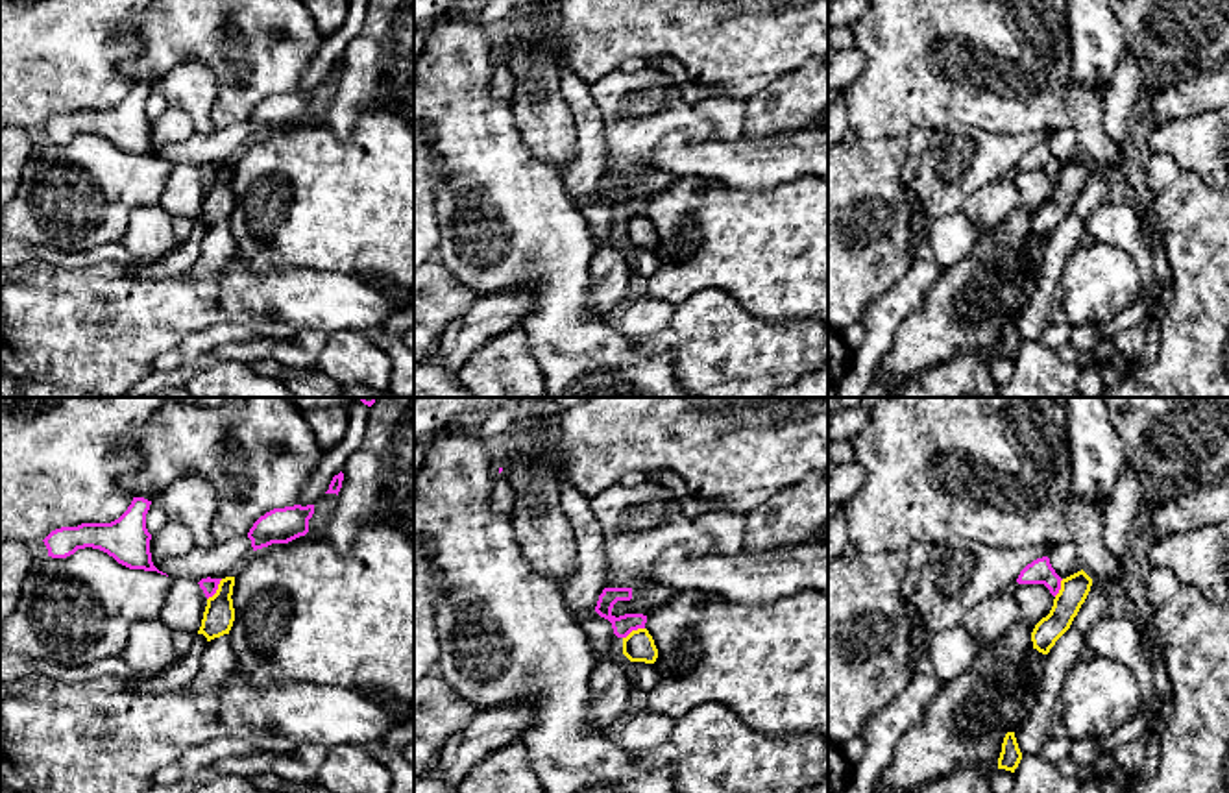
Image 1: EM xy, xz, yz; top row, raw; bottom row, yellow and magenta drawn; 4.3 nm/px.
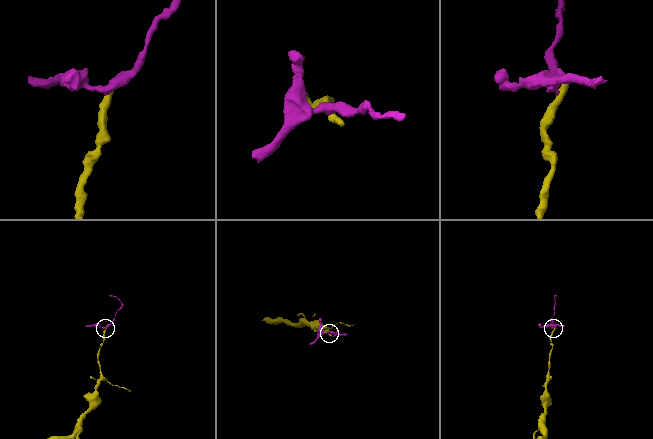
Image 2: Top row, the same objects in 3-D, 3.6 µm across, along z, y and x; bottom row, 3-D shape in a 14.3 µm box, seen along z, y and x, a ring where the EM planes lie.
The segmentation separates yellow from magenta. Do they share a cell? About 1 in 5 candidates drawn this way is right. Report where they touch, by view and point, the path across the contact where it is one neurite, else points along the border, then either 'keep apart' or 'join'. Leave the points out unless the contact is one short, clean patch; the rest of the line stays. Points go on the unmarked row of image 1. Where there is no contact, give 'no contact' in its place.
xy (217, 176) | along xy (222, 165), (207, 185) | keep apart

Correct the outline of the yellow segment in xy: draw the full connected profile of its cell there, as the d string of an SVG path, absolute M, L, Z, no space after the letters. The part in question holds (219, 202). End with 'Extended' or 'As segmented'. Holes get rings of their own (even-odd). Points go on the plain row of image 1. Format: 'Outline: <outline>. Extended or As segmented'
Outline: M225 163L220 166L216 179L207 185L201 213L198 216L198 220L203 220L207 227L229 220L233 213L235 207L235 194L231 185L233 172L235 163Z. As segmented

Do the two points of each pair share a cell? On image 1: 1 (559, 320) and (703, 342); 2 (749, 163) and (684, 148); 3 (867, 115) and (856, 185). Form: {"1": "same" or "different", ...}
{"1": "different", "2": "same", "3": "different"}

